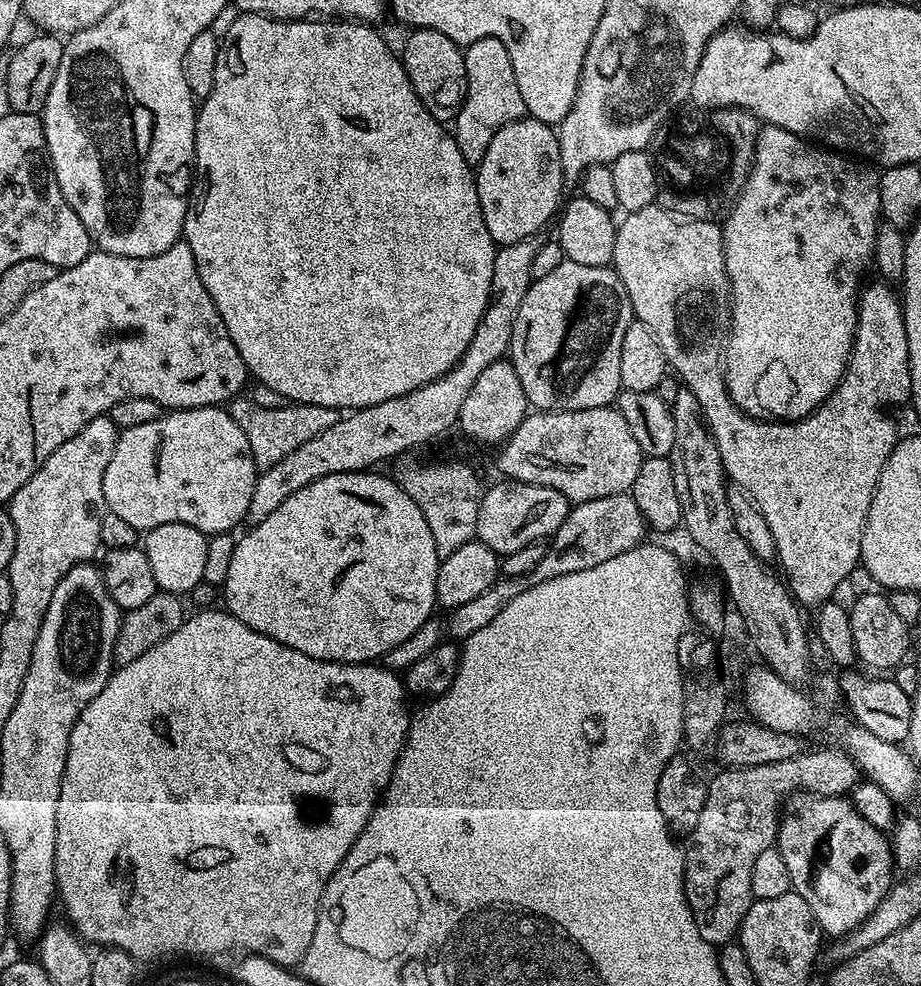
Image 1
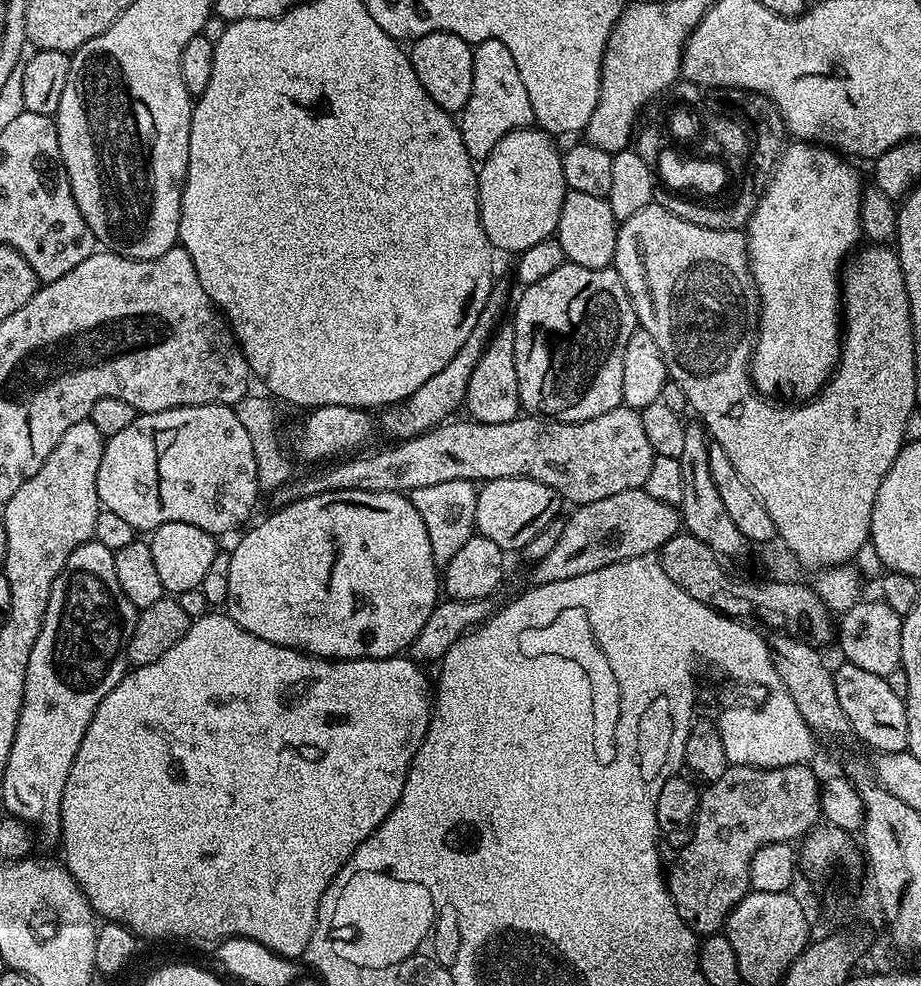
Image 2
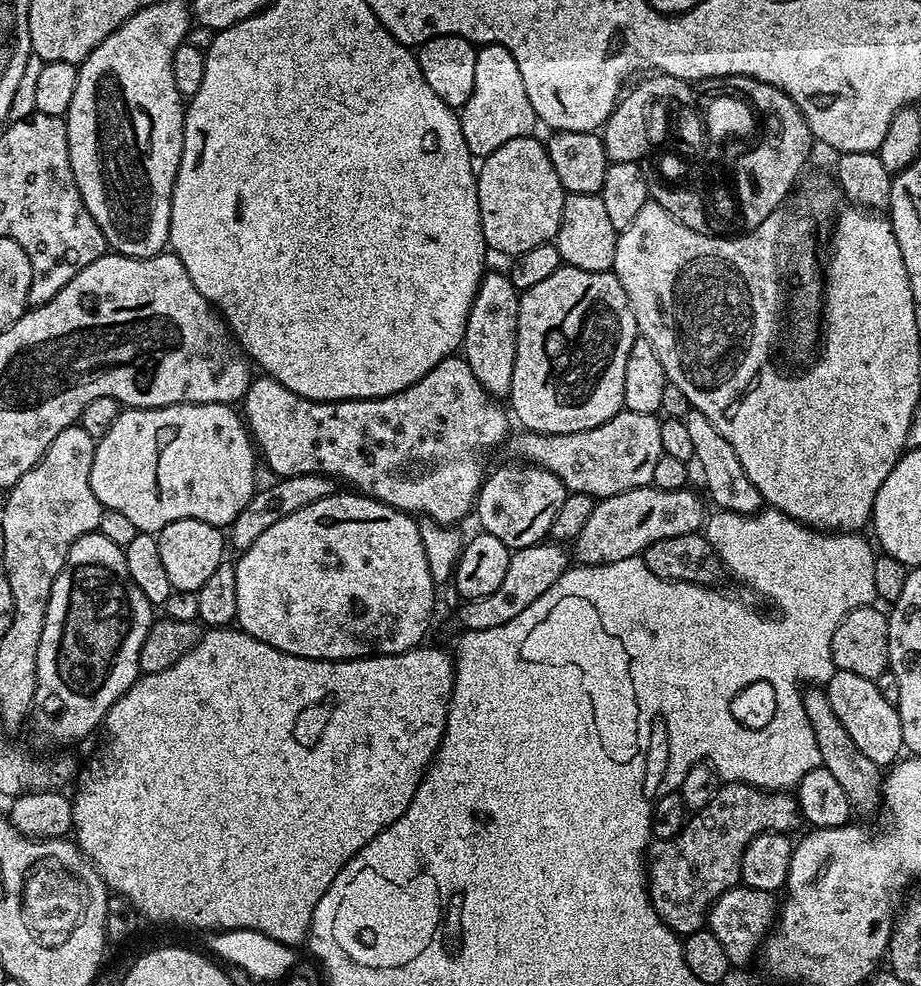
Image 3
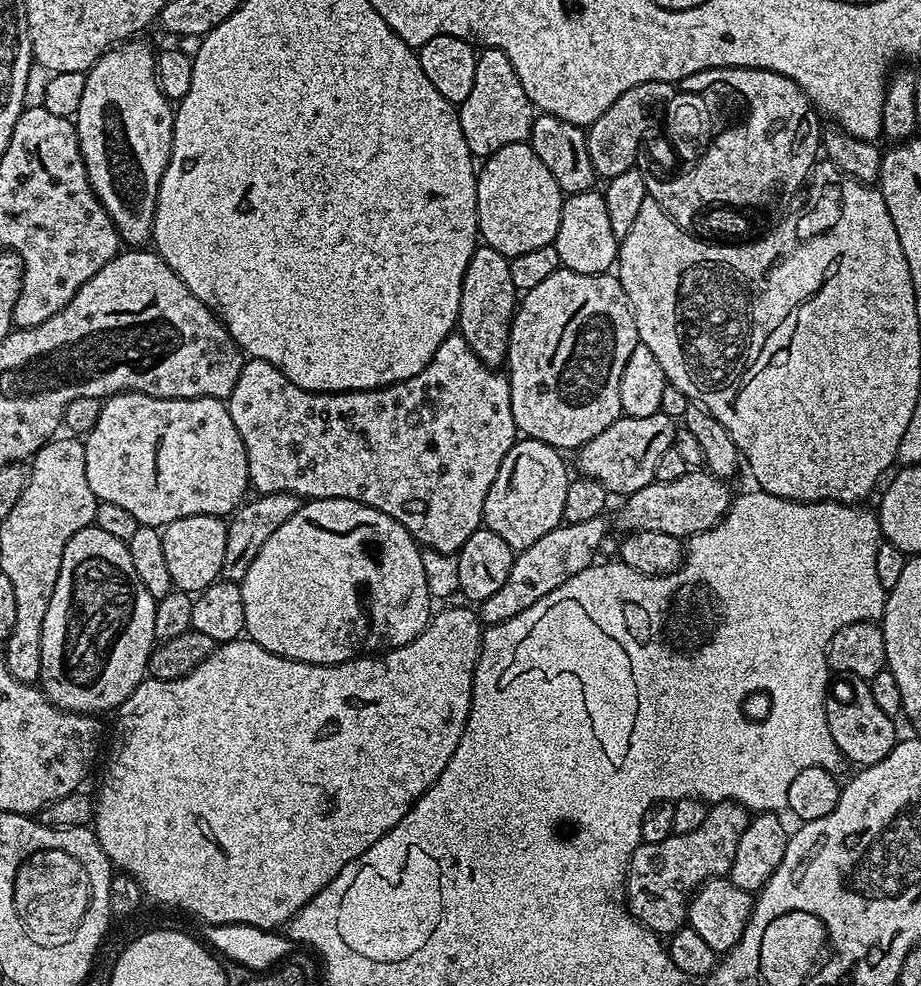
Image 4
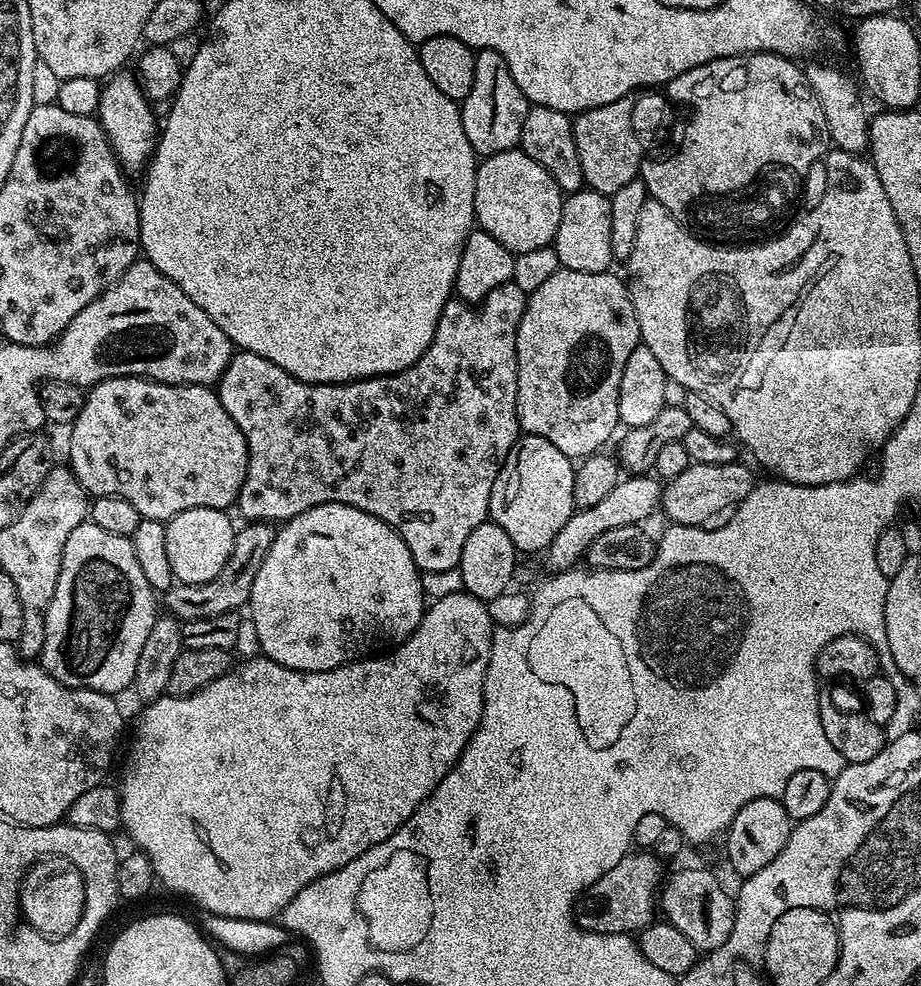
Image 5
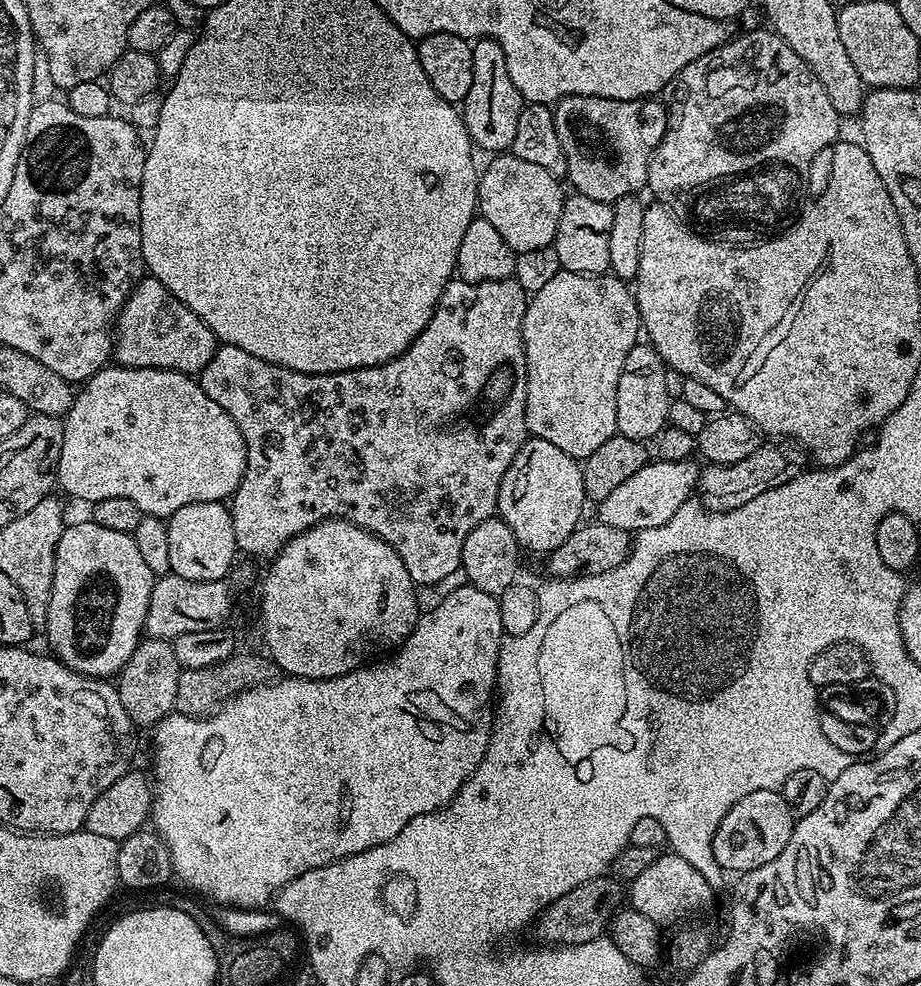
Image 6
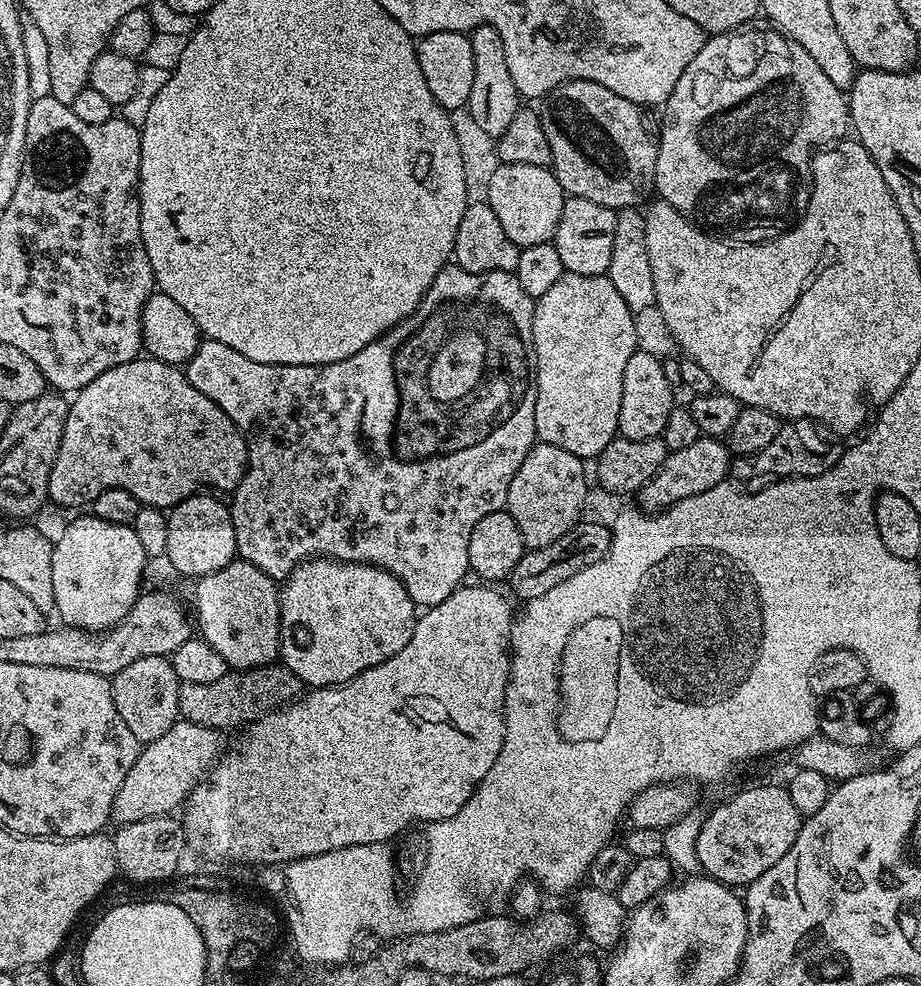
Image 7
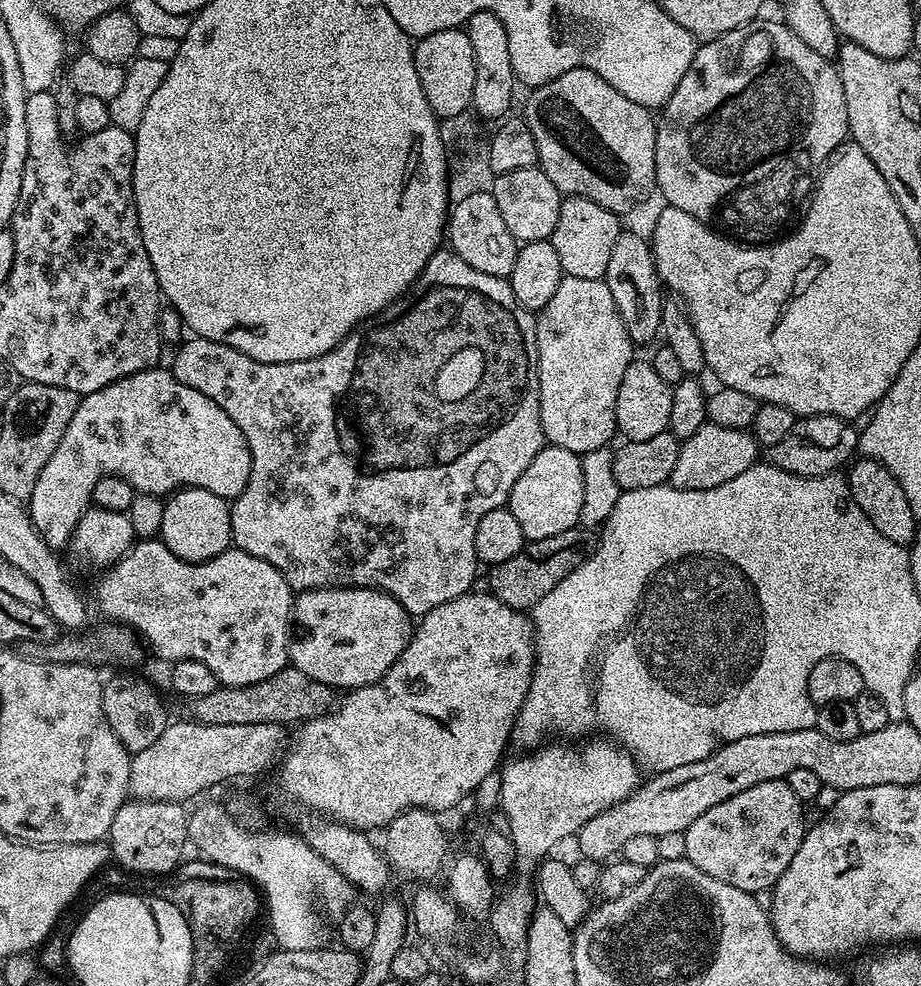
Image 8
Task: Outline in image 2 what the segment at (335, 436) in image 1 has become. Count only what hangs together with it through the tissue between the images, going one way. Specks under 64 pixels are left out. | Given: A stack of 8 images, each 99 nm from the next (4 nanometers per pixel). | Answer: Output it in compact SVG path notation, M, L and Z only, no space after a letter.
M500 286L493 287L474 330L470 330L470 338L466 338L466 342L462 342L462 350L458 350L458 354L454 354L454 358L450 358L450 362L446 362L446 366L442 370L438 370L438 374L434 374L434 378L430 378L430 382L422 382L422 386L418 386L418 390L414 390L414 394L410 394L404 400L399 400L397 404L387 405L383 409L384 428L388 431L389 441L409 440L424 432L429 432L436 425L445 423L453 415L451 412L456 407L459 409L463 405L466 386L470 382L470 374L474 374L474 366L478 366L478 358L482 358L482 350L486 350L488 339L501 323L500 315L504 312L504 303L507 300L506 289L500 288Z

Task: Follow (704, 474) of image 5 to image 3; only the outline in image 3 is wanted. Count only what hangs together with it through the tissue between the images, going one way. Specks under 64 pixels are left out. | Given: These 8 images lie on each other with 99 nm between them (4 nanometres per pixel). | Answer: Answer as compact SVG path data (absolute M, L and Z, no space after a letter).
M649 486L597 499L594 514L586 518L586 526L582 526L574 542L575 563L583 566L622 562L622 558L640 556L654 542L662 542L662 538L700 532L706 520L705 501L700 501L690 489L685 486L678 490L662 490Z

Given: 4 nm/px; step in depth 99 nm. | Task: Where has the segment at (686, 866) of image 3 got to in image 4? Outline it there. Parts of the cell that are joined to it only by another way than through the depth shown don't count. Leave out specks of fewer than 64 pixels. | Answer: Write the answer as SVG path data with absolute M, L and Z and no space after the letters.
M721 800L709 807L706 822L702 822L698 830L690 830L690 834L673 834L662 842L640 843L628 863L628 875L622 889L626 911L632 916L633 921L637 924L645 924L654 934L660 935L661 932L661 937L664 938L685 927L688 918L688 901L692 899L696 889L701 888L707 880L727 877L728 871L732 869L734 850L738 850L738 838L742 830L746 830L749 819L750 813L747 808L735 804L732 800Z

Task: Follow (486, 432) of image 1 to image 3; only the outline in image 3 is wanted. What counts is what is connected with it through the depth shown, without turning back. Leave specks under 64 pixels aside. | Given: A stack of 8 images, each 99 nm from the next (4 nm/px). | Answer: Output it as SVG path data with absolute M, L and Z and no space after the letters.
M485 271L476 291L474 302L470 306L470 314L466 318L466 330L462 355L470 370L474 370L474 378L482 382L482 386L490 395L504 398L511 393L514 382L514 358L518 346L518 306L520 293L510 282L503 271Z

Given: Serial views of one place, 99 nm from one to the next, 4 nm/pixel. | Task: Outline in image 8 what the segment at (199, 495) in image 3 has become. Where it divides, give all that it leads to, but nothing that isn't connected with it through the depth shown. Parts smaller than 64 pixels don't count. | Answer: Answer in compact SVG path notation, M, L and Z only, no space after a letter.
M157 366L142 370L138 374L130 374L126 378L114 381L113 384L102 390L94 390L89 396L80 398L78 410L74 410L74 418L70 418L70 426L66 426L66 434L62 434L62 442L58 442L58 450L54 450L54 454L50 454L50 462L46 462L46 466L42 466L42 474L38 474L38 482L34 482L34 490L26 502L33 526L40 531L41 538L51 548L60 550L63 549L63 544L65 547L69 543L72 531L78 526L82 514L92 504L94 486L97 484L98 478L107 476L122 478L126 482L130 482L130 486L136 489L137 493L153 498L167 497L181 488L201 488L225 498L235 498L242 494L246 482L252 477L252 455L242 430L238 430L238 426L234 422L230 422L230 414L226 414L226 410L222 410L222 406L210 402L210 398L206 398L206 394L198 394L198 390L178 382L167 367Z

